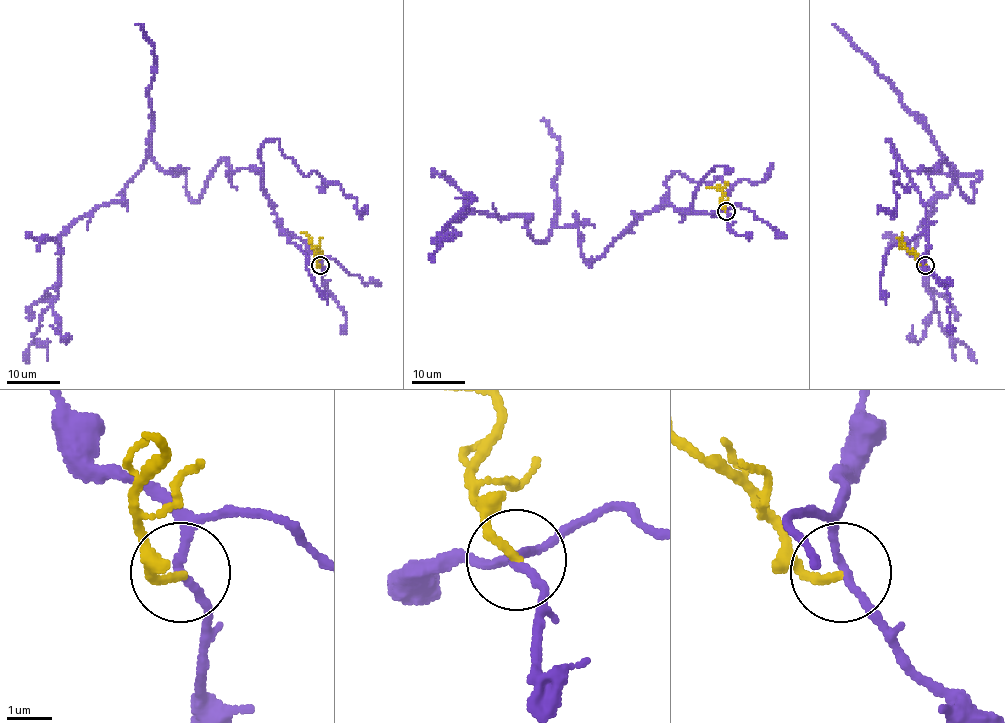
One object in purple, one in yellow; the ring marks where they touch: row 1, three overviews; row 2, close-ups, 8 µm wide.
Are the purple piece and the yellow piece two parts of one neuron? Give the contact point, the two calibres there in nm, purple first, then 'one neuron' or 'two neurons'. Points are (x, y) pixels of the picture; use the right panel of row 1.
at (925, 265); 170 nm thick on the purple side, 180 nm on the other; two neurons

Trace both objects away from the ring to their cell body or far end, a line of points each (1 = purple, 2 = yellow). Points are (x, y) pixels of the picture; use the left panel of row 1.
1: (320, 265), (261, 173), (221, 161), (196, 201), (148, 156), (119, 202), (60, 234), (57, 297), (27, 364)
2: (320, 265), (315, 256), (319, 250), (311, 245), (309, 237), (301, 233)

